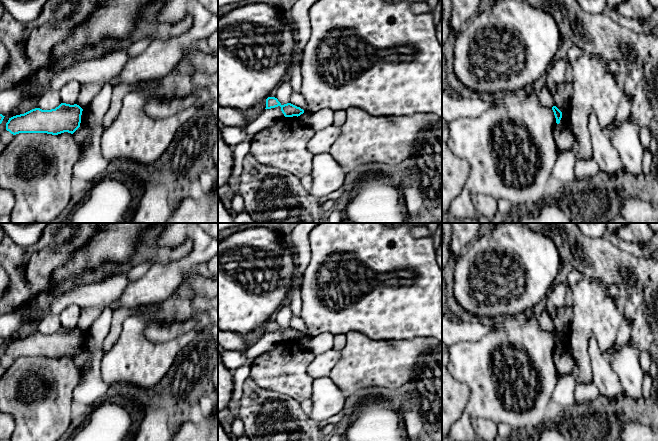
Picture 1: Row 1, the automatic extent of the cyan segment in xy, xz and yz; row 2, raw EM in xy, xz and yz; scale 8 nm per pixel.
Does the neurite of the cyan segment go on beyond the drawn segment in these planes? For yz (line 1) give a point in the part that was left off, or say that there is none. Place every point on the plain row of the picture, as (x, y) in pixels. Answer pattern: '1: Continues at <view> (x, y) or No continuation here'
1: No continuation here

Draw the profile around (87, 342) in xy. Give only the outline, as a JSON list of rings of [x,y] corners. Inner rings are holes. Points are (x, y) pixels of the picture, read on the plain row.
[[[88,330],[85,331],[82,335],[80,349],[87,349],[90,352],[90,356],[87,360],[85,367],[82,369],[78,369],[78,371],[80,373],[80,381],[82,381],[84,375],[86,373],[88,373],[91,368],[92,359],[93,359],[94,353],[96,351],[95,341],[94,341],[93,337],[90,335]]]

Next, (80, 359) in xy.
[[[80,349],[80,351],[73,357],[73,361],[78,369],[85,367],[90,352],[87,349]]]

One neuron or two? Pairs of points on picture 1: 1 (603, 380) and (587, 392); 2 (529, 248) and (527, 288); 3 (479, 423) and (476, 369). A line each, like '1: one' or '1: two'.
1: two
2: one
3: two

